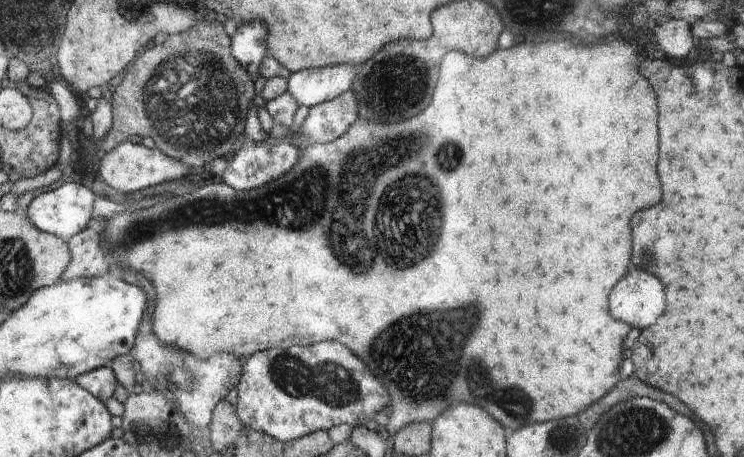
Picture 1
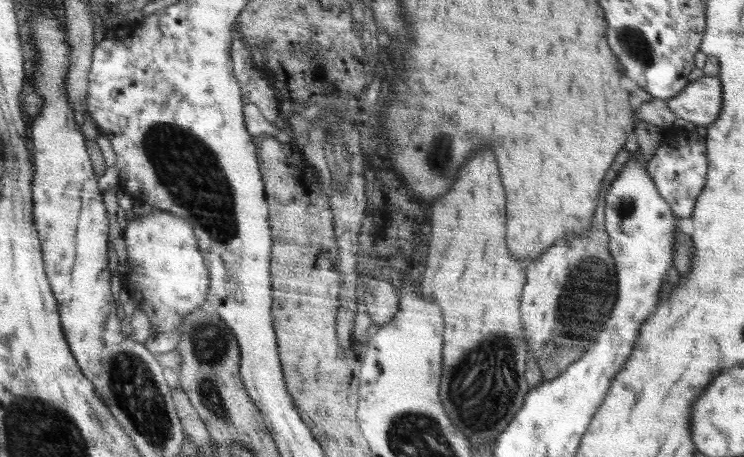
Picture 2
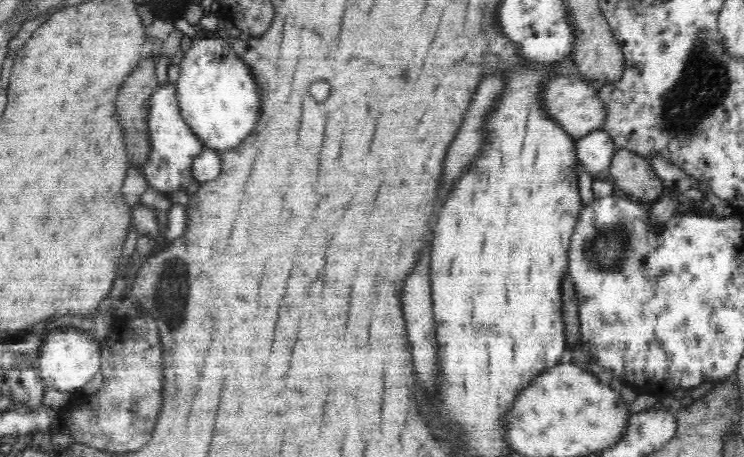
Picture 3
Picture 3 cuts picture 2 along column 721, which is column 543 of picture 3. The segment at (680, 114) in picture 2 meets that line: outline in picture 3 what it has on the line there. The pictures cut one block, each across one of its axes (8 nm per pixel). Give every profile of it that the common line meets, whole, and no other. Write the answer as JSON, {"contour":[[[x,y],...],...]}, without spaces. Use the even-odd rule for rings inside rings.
{"contour":[[[562,75],[550,77],[541,86],[541,104],[547,118],[551,118],[556,125],[561,126],[575,141],[594,129],[603,129],[603,122],[607,115],[605,106],[597,96],[597,90],[582,76],[576,78]]]}

